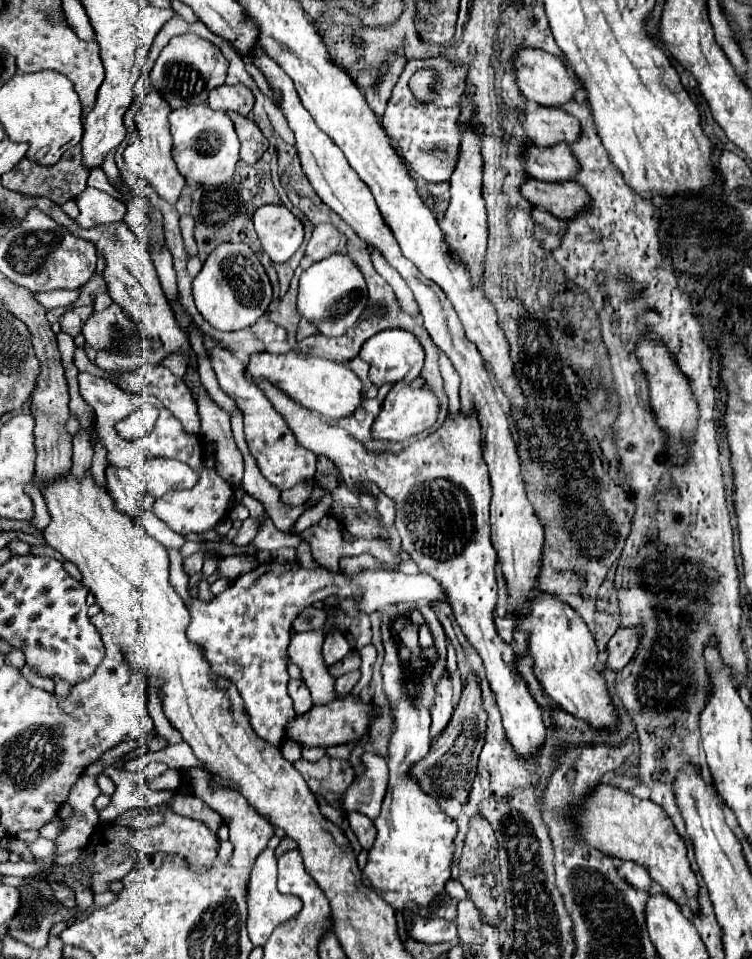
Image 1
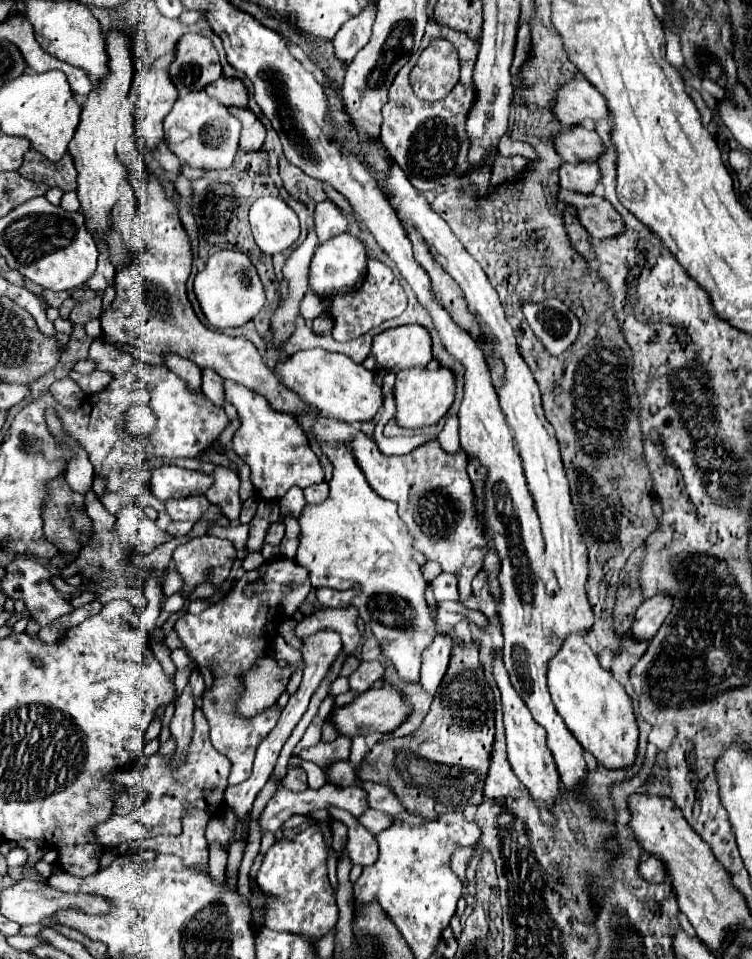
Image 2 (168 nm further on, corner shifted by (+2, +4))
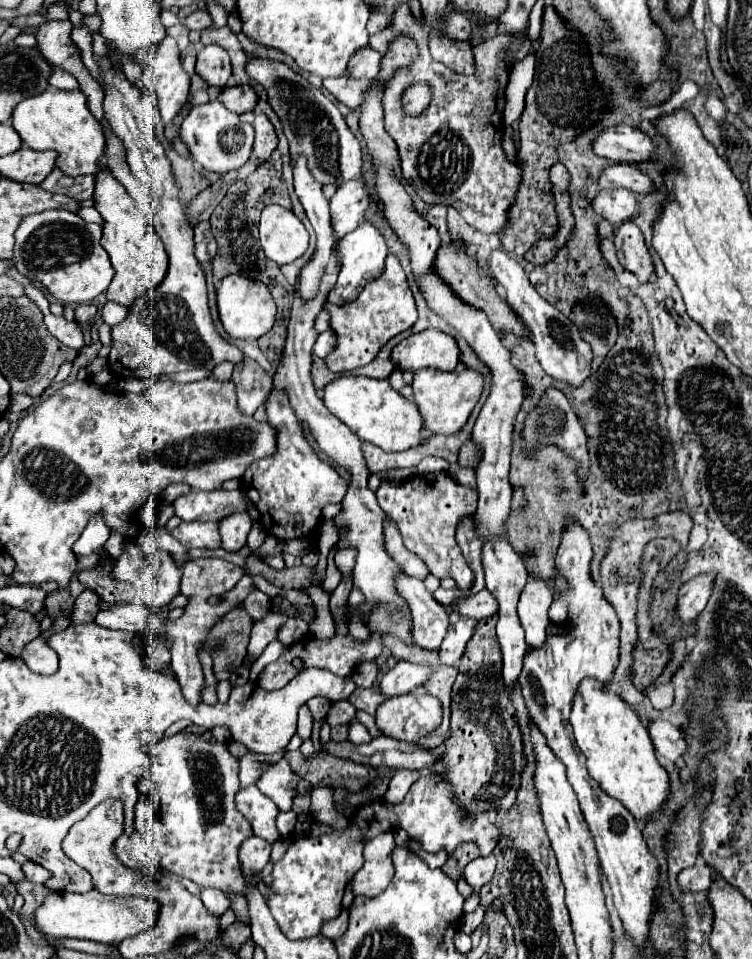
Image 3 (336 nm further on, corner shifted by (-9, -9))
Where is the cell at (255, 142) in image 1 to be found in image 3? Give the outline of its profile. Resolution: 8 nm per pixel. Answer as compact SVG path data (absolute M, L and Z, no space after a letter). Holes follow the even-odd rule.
M242 114L242 122L250 122L256 130L256 140L254 140L254 154L260 160L268 160L270 154L278 146L278 136L274 132L274 126L266 118L266 114Z

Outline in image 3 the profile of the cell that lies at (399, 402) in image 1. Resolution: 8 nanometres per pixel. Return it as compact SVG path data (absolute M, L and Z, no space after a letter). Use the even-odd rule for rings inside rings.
M470 368L460 372L442 372L442 370L418 370L414 372L414 402L418 412L422 414L424 426L432 434L456 434L468 420L470 412L474 410L480 394L482 394L482 376Z

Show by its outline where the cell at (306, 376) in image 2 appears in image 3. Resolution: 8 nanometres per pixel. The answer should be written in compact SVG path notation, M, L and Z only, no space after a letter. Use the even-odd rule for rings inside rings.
M338 376L328 382L322 392L324 404L338 418L342 418L342 422L352 426L364 442L372 442L386 452L398 452L416 446L424 440L420 436L422 418L418 414L416 404L392 390L388 380L374 380L366 376Z

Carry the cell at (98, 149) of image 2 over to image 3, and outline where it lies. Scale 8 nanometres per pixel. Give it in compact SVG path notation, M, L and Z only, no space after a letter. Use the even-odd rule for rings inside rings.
M100 164L100 170L94 174L94 178L96 178L94 208L102 216L102 248L108 252L114 268L114 278L110 282L106 296L108 300L130 306L134 298L142 296L150 288L156 288L162 282L168 268L168 254L166 250L146 246L144 242L144 236L148 234L146 220L136 210L134 200L128 196L126 188L112 176L110 168L106 164Z

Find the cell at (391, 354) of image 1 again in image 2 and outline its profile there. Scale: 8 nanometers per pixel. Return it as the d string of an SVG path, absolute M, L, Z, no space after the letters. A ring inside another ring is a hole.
M401 325L387 329L373 339L371 355L387 371L405 367L427 367L433 359L433 341L423 325Z

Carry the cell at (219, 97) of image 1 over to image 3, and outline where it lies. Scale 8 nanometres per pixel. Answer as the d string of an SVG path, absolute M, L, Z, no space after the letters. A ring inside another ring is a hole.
M234 86L234 88L224 88L218 96L222 104L234 114L244 114L252 112L258 104L258 94L252 86Z

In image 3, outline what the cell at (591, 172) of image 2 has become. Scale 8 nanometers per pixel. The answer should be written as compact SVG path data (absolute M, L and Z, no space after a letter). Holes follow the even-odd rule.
M600 190L592 202L592 208L598 216L604 216L616 226L632 220L638 212L636 194L632 190Z

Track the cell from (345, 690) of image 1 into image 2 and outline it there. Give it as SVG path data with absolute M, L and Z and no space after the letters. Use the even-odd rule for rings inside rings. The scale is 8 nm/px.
M361 661L359 669L355 673L351 673L349 677L349 685L353 691L363 693L367 689L371 689L373 683L381 681L385 675L385 663L383 661Z

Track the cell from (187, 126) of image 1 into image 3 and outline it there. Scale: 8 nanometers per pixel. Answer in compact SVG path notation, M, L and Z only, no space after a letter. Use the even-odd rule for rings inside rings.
M216 100L194 106L190 110L188 118L182 122L180 138L188 146L188 152L196 164L200 164L208 172L226 174L230 170L238 170L248 162L252 154L254 128L250 124L244 124L238 114L232 114L222 102Z

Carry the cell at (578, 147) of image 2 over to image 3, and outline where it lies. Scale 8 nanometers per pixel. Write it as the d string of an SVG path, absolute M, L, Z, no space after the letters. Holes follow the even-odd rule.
M608 162L608 166L602 168L598 186L604 190L606 188L628 188L632 192L648 192L652 188L652 182L646 174L642 174L632 164Z

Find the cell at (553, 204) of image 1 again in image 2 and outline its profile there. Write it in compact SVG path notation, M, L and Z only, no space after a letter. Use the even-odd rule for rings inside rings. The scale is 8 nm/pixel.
M559 191L557 195L561 201L577 207L577 219L579 223L589 231L591 239L611 239L619 237L619 233L625 231L623 219L619 213L615 213L613 205L605 201L605 197L599 195L581 195L571 191Z

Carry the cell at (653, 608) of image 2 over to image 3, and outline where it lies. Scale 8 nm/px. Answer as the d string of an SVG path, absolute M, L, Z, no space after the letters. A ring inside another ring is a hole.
M698 576L690 582L680 586L678 602L676 602L676 618L682 624L692 624L696 616L704 610L708 598L710 598L712 578L710 576Z

